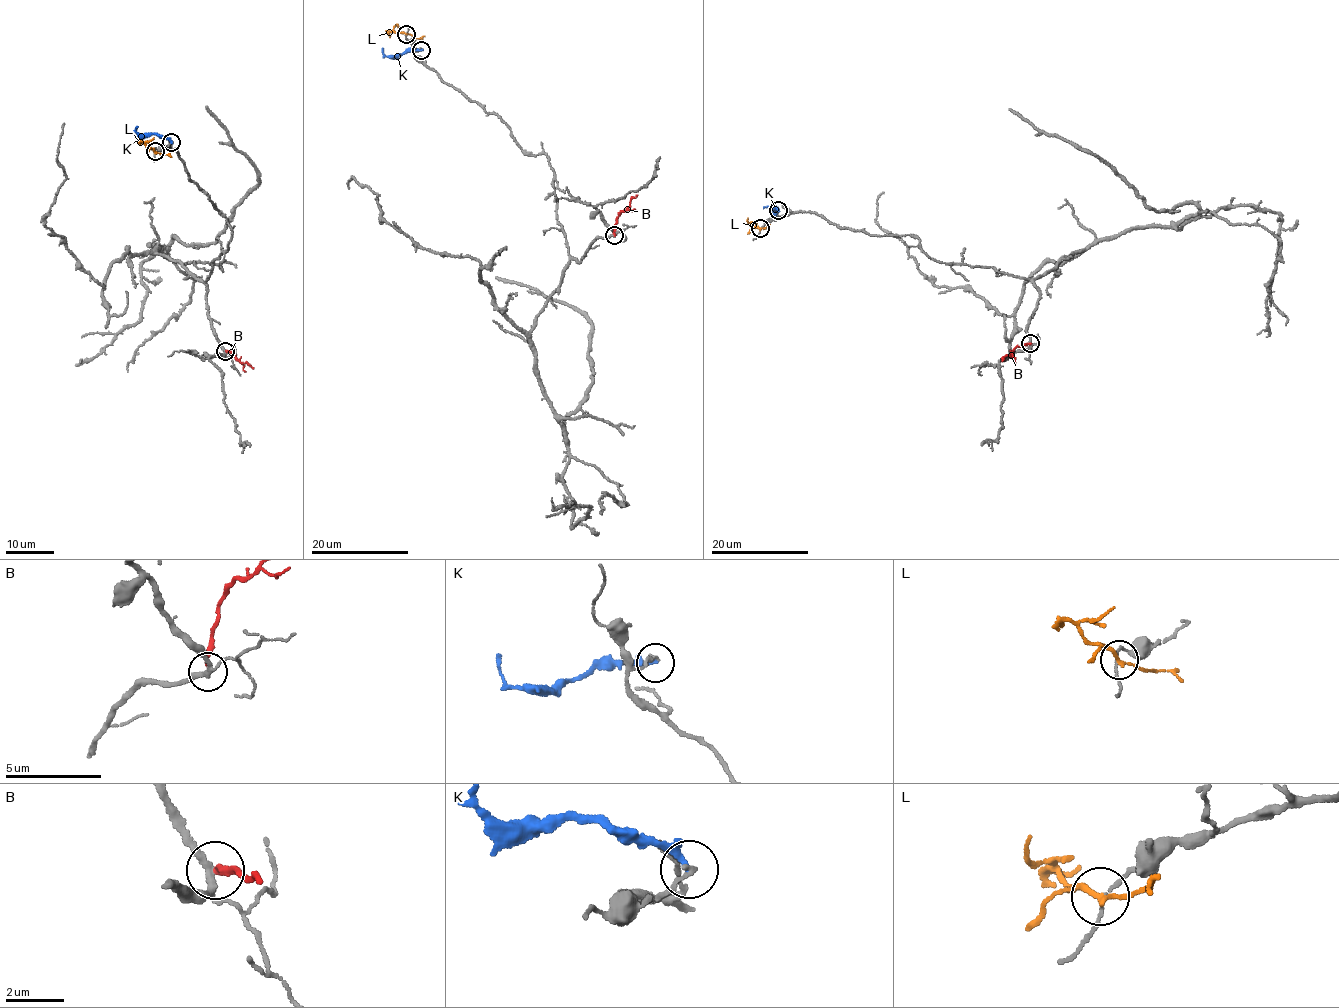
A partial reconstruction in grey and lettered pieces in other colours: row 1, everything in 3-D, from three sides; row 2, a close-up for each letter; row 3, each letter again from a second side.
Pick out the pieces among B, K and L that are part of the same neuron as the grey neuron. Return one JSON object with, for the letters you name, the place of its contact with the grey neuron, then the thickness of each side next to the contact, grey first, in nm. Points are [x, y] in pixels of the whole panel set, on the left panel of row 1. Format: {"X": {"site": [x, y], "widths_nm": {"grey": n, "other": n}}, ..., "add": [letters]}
{"add": []}

